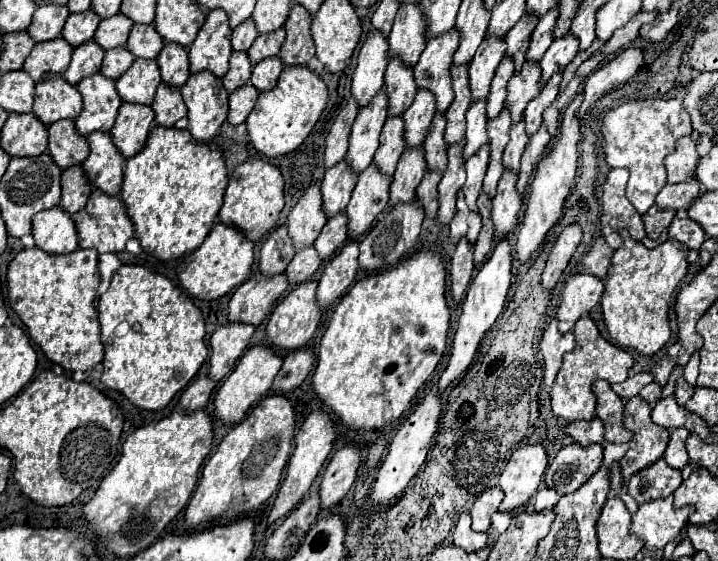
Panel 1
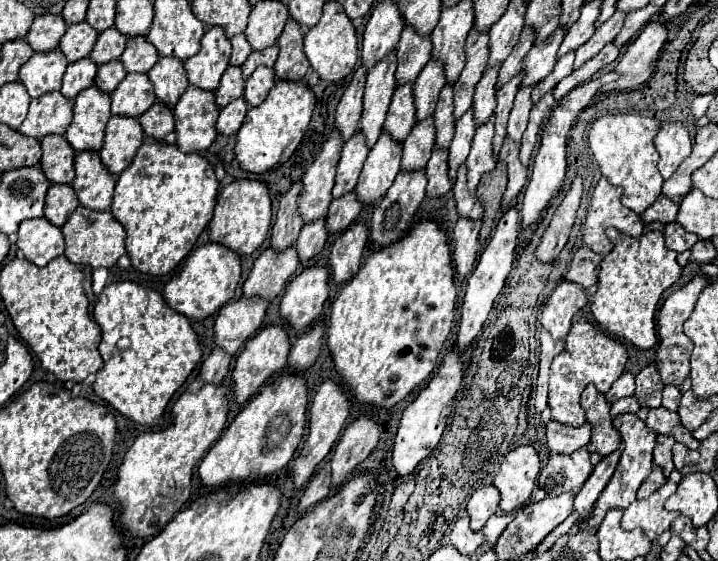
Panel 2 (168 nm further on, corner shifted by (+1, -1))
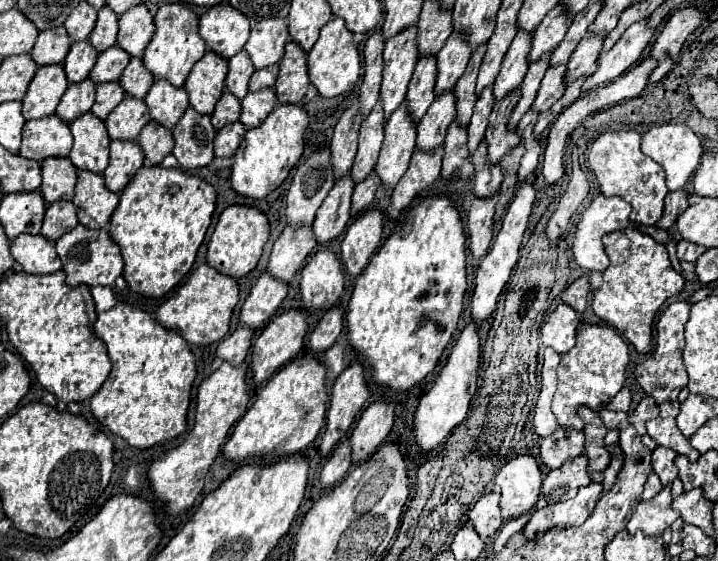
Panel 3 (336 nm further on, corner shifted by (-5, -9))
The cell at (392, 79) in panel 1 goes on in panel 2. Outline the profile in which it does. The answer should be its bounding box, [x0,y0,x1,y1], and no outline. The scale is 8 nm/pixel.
[396,29,432,85]

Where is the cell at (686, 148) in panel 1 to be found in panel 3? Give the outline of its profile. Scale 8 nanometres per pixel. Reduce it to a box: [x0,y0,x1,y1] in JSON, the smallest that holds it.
[642,125,702,191]

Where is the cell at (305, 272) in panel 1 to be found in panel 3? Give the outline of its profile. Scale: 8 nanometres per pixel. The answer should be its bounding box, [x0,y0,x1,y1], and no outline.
[312,175,354,245]

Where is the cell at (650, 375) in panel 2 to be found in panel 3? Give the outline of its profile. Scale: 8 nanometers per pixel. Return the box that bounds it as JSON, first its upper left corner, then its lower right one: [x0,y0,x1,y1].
[628,395,660,435]

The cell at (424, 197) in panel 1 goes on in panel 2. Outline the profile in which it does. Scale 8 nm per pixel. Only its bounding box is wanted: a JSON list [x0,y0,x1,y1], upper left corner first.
[426,149,454,197]

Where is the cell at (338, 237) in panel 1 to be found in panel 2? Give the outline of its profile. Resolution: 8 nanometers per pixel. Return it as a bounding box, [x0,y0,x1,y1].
[326,191,362,233]

